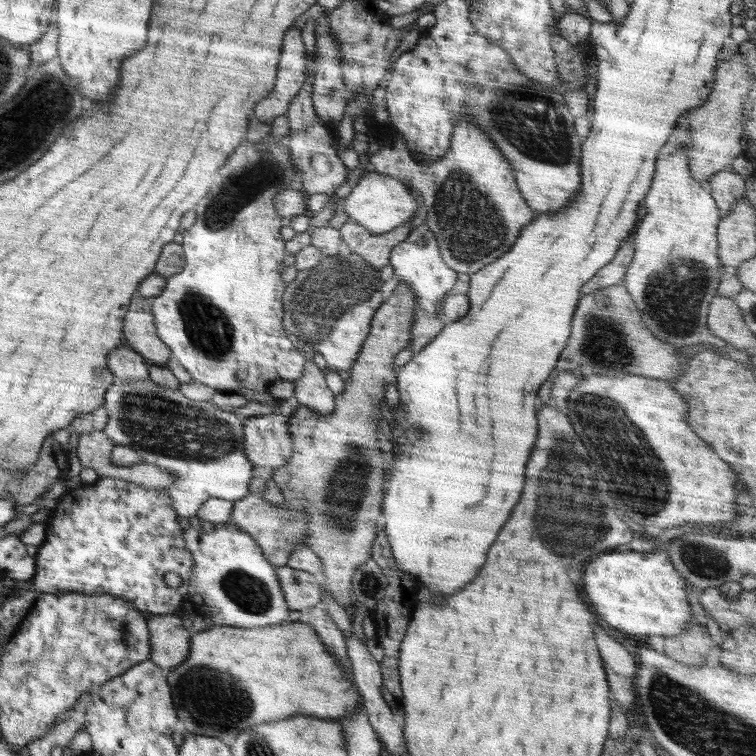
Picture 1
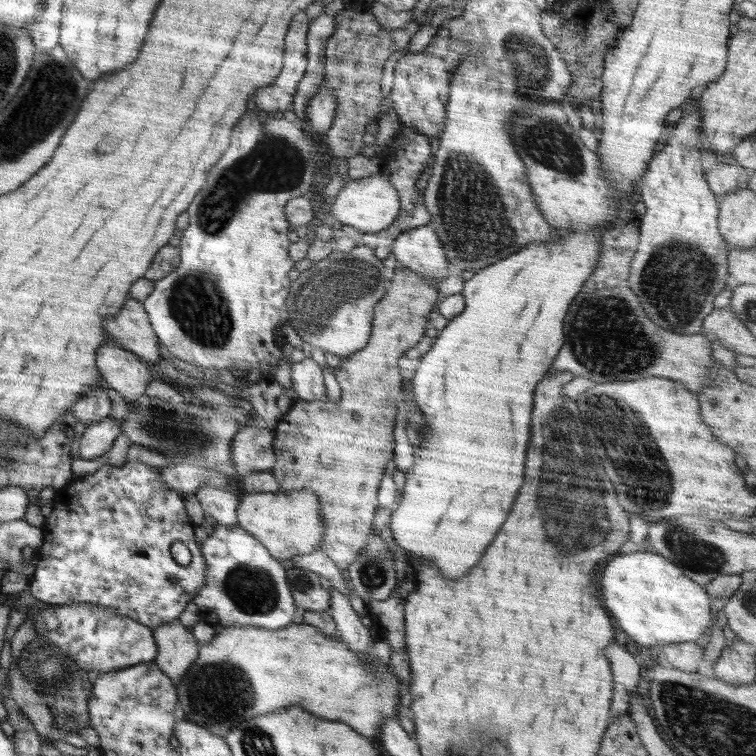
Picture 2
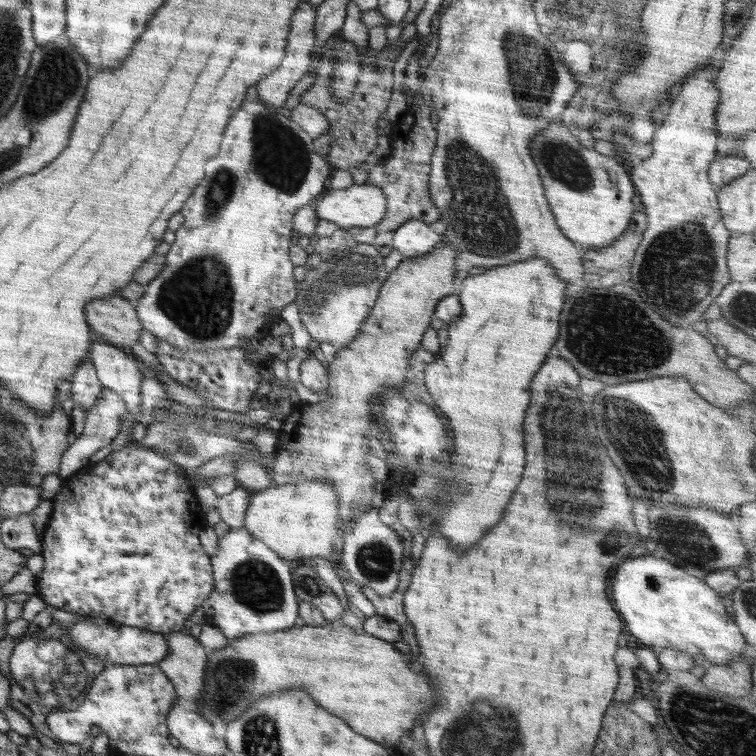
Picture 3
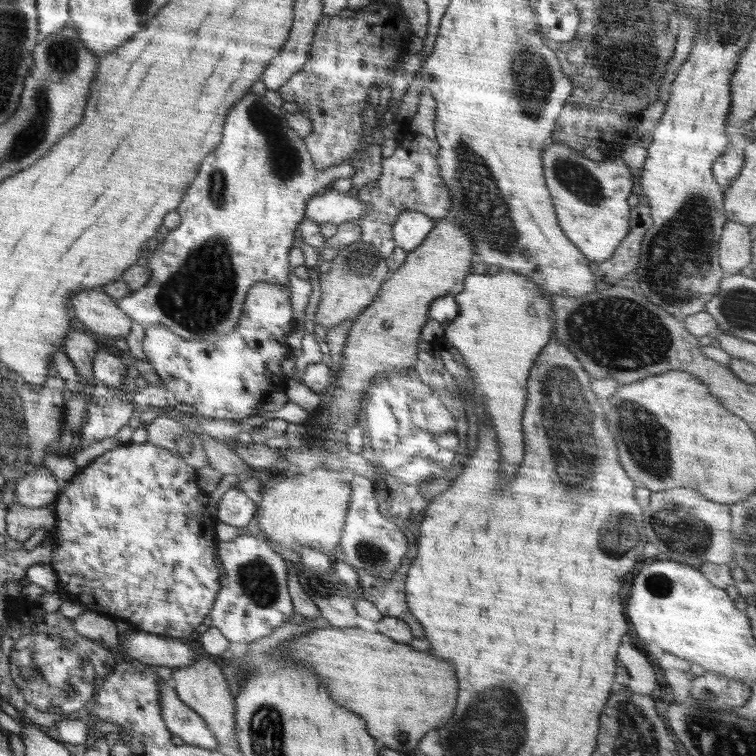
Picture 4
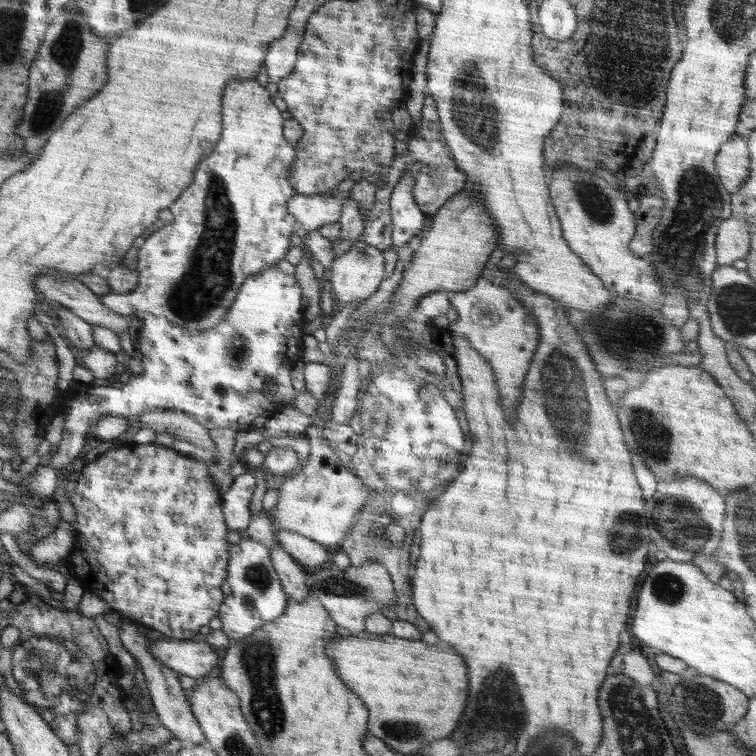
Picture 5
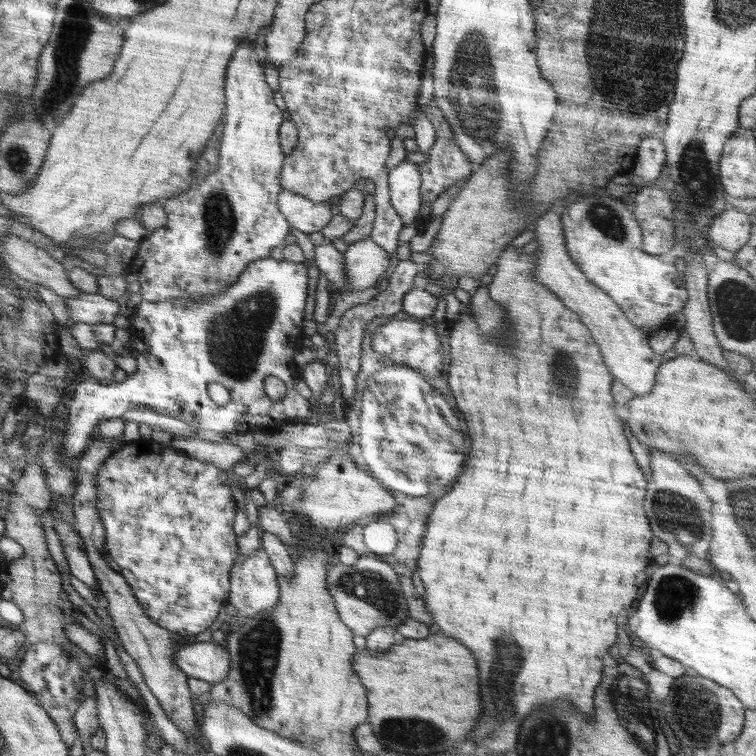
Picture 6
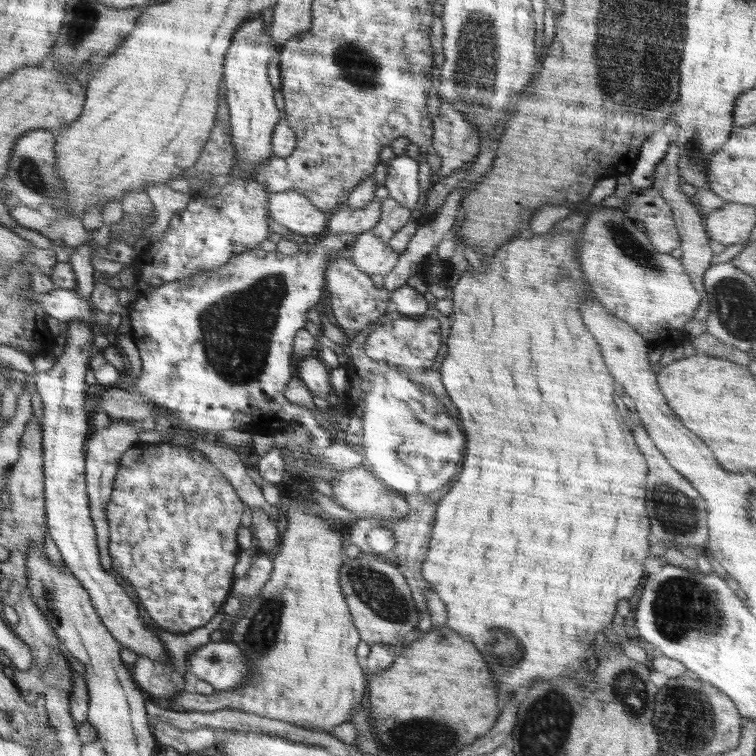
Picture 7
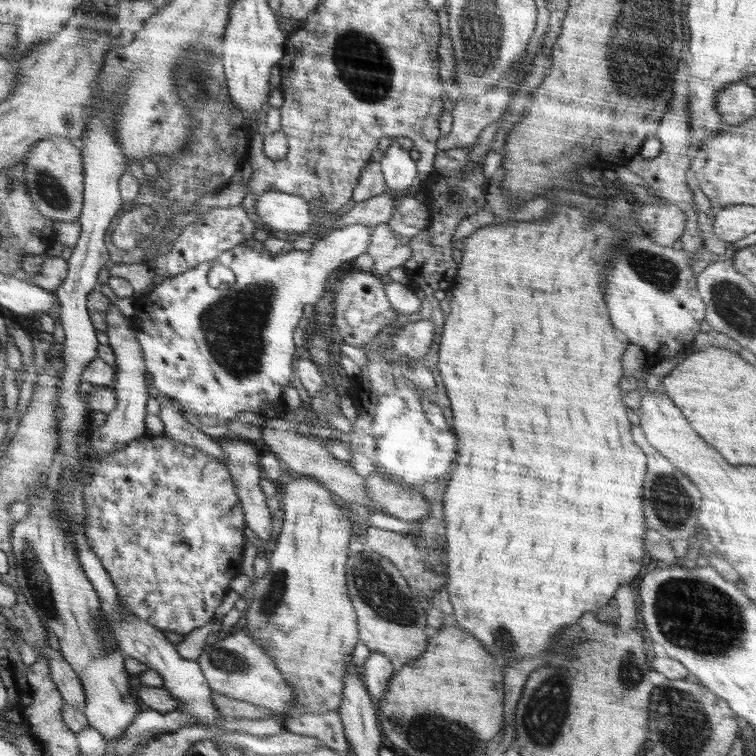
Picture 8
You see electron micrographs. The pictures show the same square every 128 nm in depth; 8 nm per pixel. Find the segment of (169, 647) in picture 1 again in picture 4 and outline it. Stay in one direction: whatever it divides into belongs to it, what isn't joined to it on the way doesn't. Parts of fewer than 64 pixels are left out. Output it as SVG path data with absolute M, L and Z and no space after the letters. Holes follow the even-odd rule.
M198 655L190 665L186 667L172 667L172 678L175 685L175 692L178 698L191 710L194 710L208 725L208 729L214 733L219 746L230 746L236 752L238 740L236 740L236 730L234 730L234 714L236 708L235 697L230 694L230 686L218 665L204 656Z

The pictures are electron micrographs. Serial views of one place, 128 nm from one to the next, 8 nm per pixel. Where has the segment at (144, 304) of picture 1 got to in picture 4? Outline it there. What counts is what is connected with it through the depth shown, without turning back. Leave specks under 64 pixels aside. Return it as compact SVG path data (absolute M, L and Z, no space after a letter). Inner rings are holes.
M100 289L84 292L70 300L70 310L74 312L79 325L95 337L105 336L109 339L125 338L130 334L132 319L120 310L118 303Z

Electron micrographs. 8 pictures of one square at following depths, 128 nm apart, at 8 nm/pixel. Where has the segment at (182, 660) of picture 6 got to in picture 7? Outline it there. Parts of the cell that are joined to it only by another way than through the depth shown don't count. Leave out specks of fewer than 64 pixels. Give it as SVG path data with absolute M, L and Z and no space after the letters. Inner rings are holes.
M210 641L195 649L188 660L190 672L209 682L216 691L242 685L252 673L250 664L232 641Z

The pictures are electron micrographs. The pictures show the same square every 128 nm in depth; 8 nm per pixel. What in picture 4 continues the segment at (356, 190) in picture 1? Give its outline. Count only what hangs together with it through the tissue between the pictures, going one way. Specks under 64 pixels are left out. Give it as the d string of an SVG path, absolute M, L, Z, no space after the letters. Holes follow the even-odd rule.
M334 189L321 196L312 196L306 202L304 216L320 223L335 225L358 220L370 212L370 203L364 203L356 195L338 192Z

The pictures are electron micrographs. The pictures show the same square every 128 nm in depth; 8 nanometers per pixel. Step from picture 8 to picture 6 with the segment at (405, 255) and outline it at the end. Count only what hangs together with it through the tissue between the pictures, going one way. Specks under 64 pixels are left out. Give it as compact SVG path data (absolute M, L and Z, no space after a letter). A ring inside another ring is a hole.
M369 237L352 243L344 254L346 290L358 292L370 288L390 268L390 255Z

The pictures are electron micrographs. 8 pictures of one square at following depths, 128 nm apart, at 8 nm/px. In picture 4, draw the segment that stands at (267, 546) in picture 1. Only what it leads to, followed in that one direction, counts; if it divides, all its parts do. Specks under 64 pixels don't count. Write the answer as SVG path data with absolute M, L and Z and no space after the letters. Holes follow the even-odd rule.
M316 468L307 474L294 475L288 479L276 479L262 492L262 500L257 504L254 518L258 520L258 528L262 536L270 538L276 546L296 551L302 548L316 548L331 557L338 555L338 546L342 538L342 527L346 521L346 512L351 502L351 484L349 476L342 472L331 471L326 468Z

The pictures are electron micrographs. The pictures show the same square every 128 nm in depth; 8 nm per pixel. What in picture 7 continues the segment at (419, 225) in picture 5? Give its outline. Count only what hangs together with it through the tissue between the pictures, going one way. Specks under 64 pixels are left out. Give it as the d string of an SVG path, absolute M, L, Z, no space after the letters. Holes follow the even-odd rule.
M387 155L383 162L386 173L381 182L388 188L389 196L406 208L416 208L421 193L418 181L419 161L404 155Z

